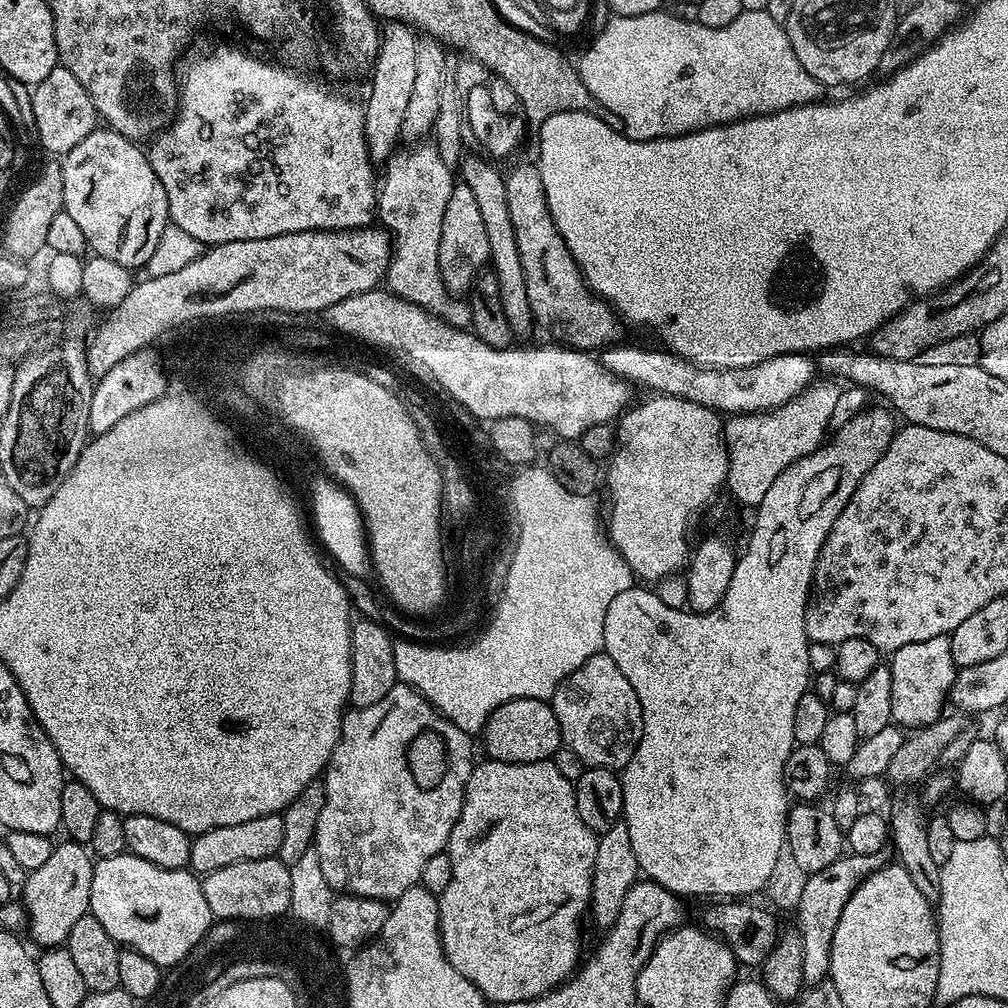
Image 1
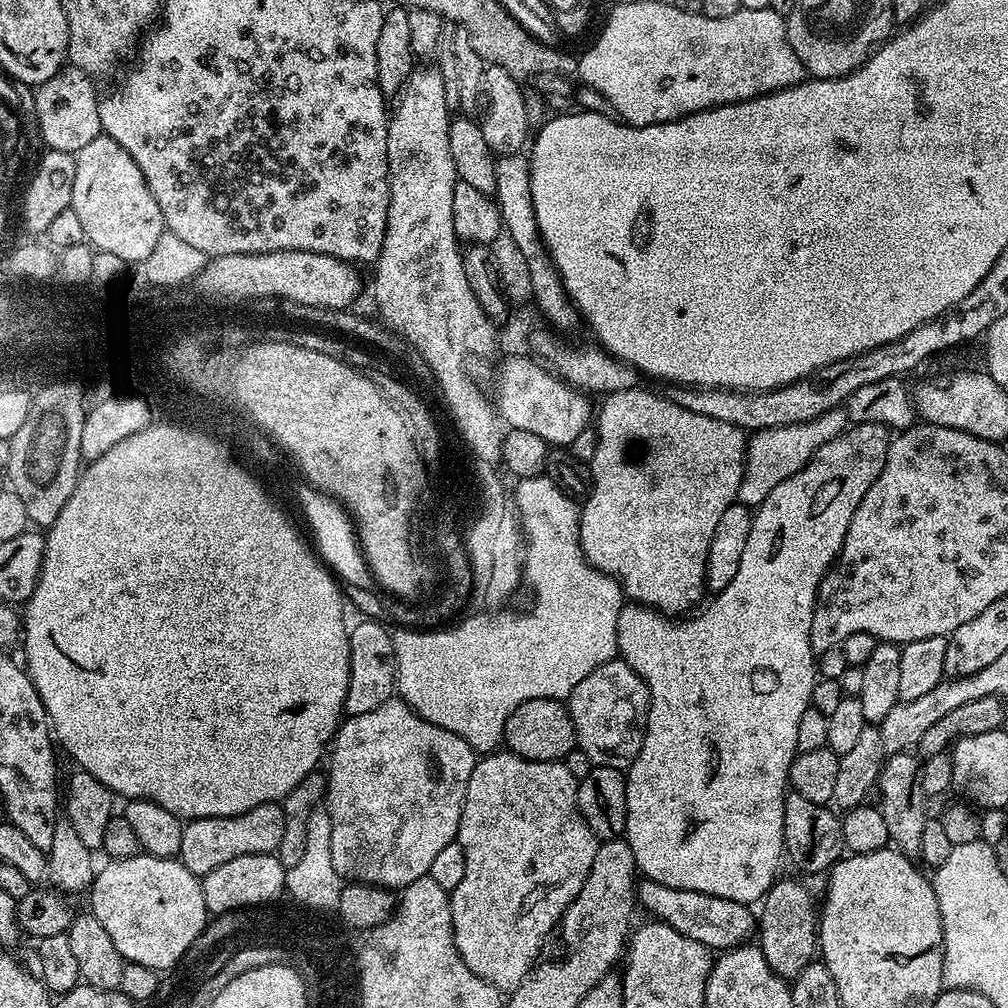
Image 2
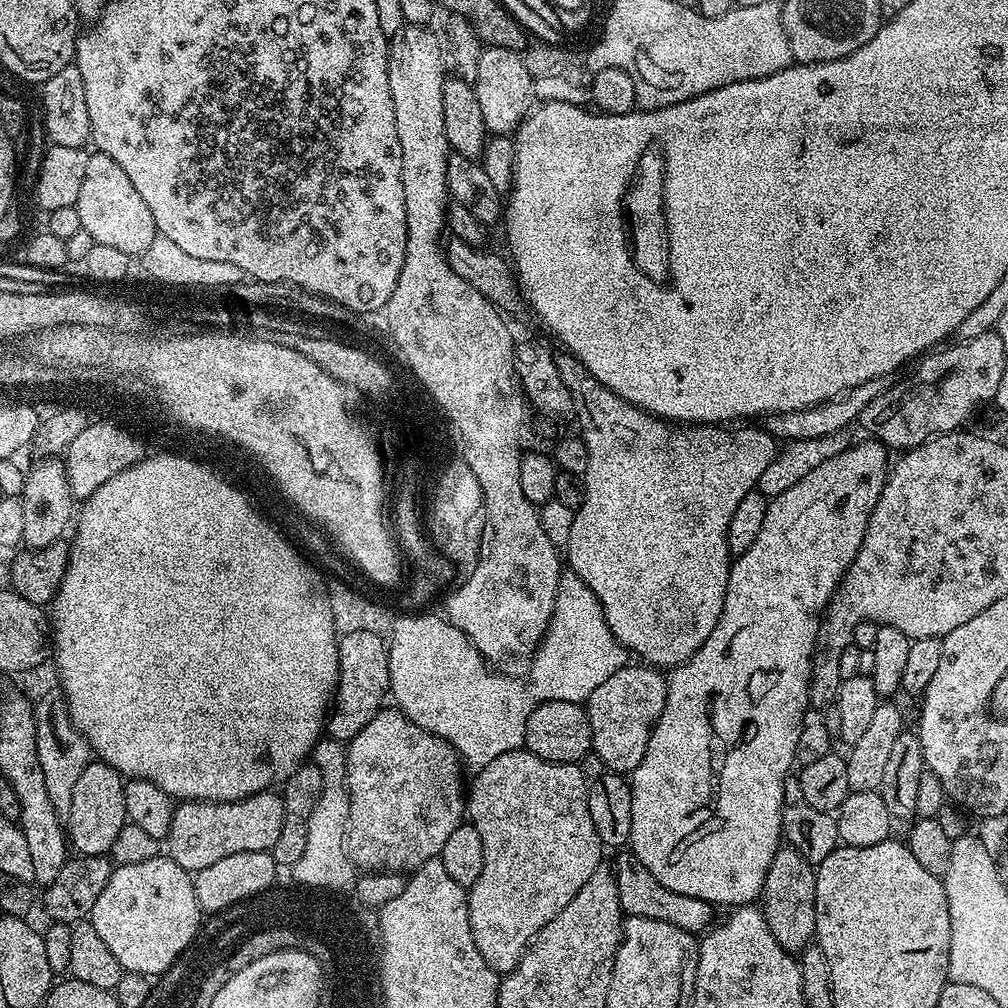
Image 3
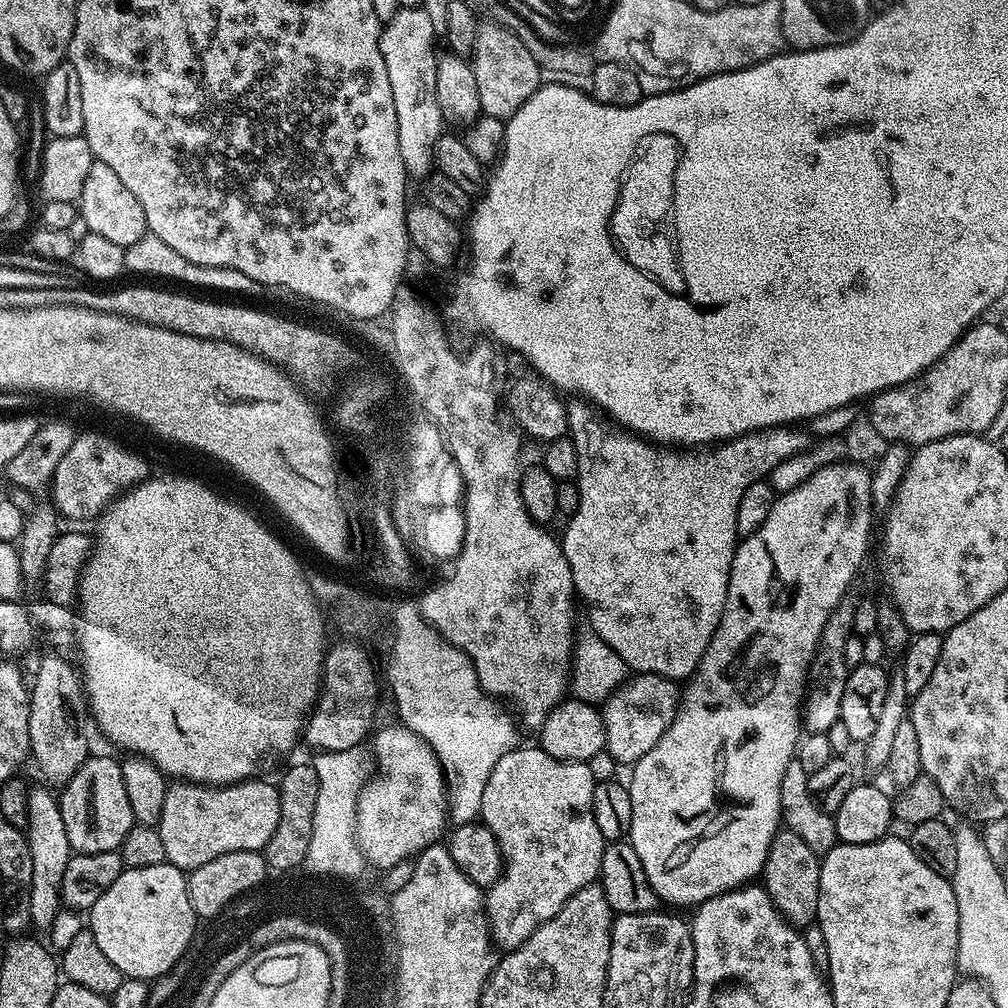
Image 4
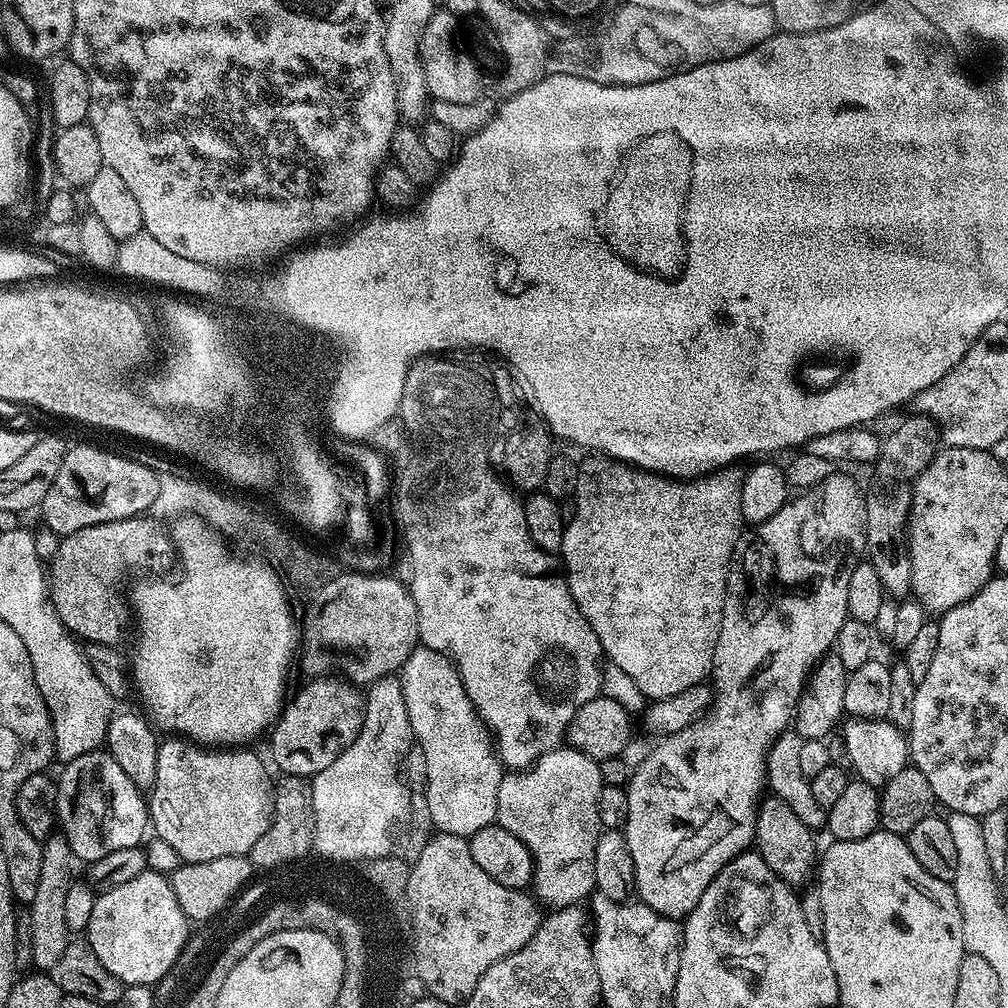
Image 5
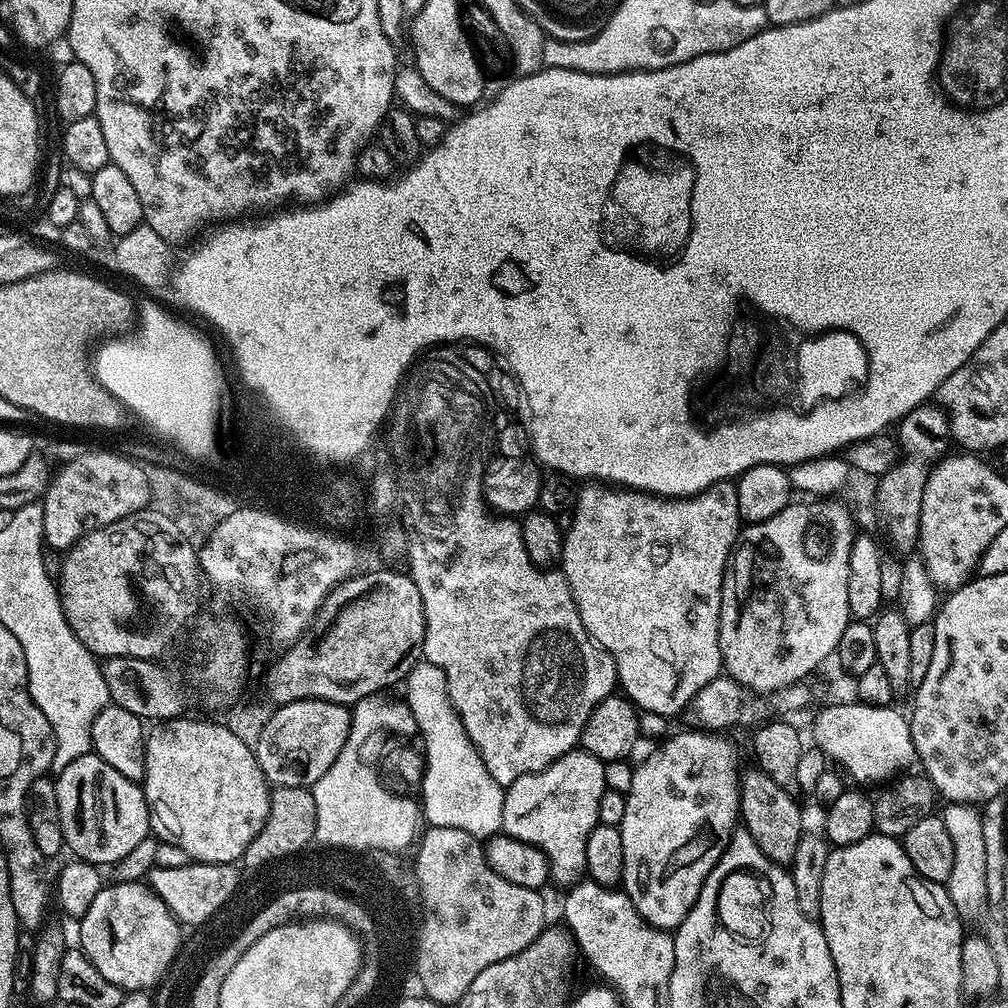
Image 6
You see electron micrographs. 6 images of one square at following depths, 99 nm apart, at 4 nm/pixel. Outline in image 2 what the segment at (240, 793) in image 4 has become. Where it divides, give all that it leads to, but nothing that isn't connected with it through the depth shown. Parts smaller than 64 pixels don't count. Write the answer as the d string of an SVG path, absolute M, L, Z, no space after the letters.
M279 803L254 806L237 816L211 816L190 820L182 830L182 850L178 859L182 866L186 866L186 870L190 870L190 874L202 878L217 866L246 854L279 853L282 830L286 830L286 818Z

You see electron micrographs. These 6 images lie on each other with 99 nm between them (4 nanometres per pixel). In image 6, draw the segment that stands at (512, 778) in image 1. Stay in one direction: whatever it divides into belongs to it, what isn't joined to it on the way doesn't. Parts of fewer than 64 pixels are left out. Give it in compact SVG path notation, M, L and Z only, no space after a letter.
M583 750L562 754L541 772L520 776L504 788L502 828L505 833L532 844L548 860L551 883L573 886L585 879L588 871L586 842L590 830L600 823L598 802L604 793L605 761Z

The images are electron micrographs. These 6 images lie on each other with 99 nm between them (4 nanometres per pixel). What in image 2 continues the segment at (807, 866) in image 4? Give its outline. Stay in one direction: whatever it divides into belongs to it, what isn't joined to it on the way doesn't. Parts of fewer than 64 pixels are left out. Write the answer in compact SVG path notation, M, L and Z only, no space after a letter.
M780 878L764 895L758 908L758 947L762 950L770 970L774 970L774 974L789 982L795 980L798 974L802 974L808 964L813 963L818 952L818 908L817 905L816 908L812 905L812 896L806 885L799 884L796 880Z

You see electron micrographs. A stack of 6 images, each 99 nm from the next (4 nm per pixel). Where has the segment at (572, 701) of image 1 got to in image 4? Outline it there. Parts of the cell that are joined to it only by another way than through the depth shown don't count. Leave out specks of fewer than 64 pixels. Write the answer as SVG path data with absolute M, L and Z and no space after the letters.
M636 674L627 682L620 685L616 693L610 699L605 700L602 705L604 714L604 725L606 726L605 749L616 759L617 765L631 766L646 754L666 734L670 722L674 722L676 712L680 708L680 697L682 688L677 681L667 680L665 676L655 676L654 674Z

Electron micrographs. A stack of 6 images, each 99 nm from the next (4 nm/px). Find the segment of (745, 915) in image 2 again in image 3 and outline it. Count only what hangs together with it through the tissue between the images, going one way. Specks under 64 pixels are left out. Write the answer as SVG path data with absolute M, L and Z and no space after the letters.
M631 850L621 851L617 856L620 857L617 858L616 864L611 865L611 870L618 886L618 902L625 917L658 919L693 934L703 934L712 927L713 905L707 904L702 898L690 898L690 894L674 894L674 890L666 890L666 886L662 886L658 878L654 878L654 874L650 874L650 870L646 870L646 866L638 862Z

